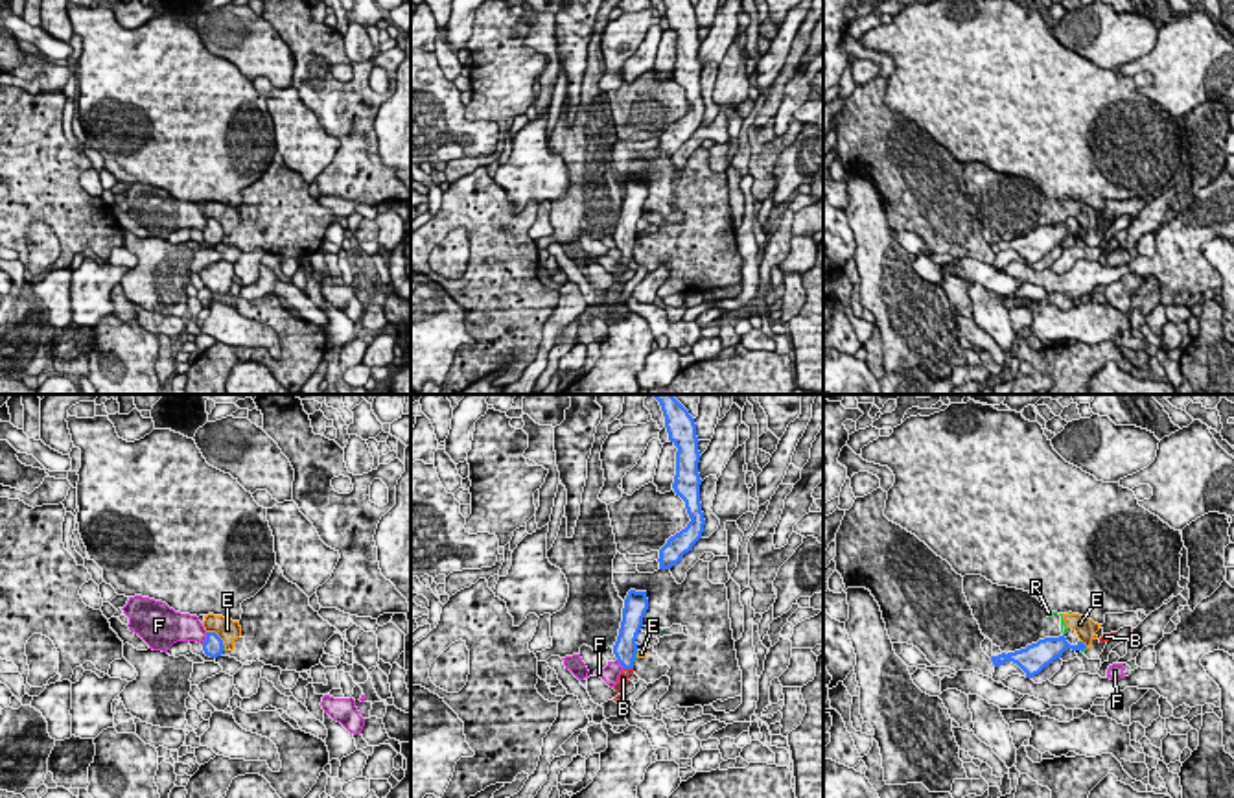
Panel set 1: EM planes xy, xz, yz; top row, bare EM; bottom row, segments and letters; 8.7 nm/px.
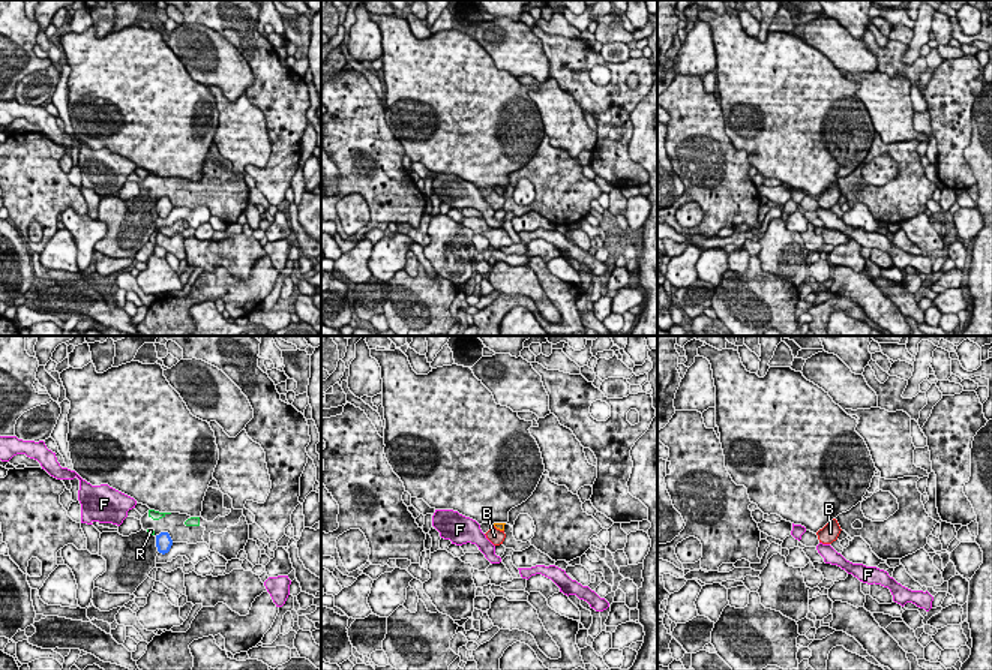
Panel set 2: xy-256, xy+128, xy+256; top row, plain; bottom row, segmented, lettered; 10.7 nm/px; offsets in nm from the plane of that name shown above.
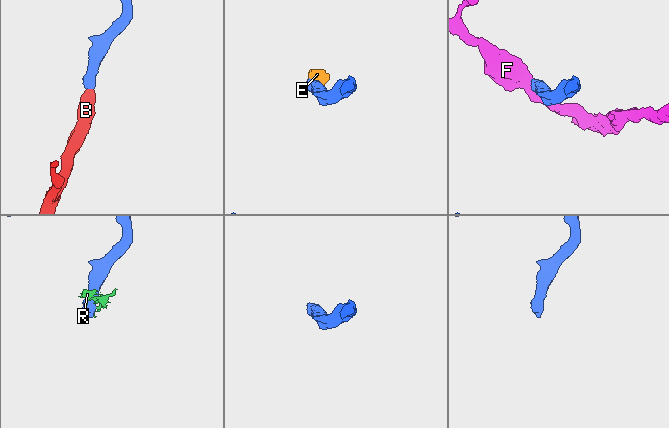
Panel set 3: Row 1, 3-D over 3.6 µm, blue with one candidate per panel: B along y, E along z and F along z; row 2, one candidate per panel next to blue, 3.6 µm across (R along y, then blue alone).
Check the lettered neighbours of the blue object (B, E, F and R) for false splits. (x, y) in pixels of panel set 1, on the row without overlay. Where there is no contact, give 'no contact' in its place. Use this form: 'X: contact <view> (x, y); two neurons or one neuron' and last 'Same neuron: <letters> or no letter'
B: contact xz (627, 255); one neuron
E: contact xy (218, 223); two neurons
F: contact xy (207, 225); two neurons
R: contact xz (634, 244); two neurons
Same neuron: B

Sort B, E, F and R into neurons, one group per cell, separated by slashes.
B / E R / F

